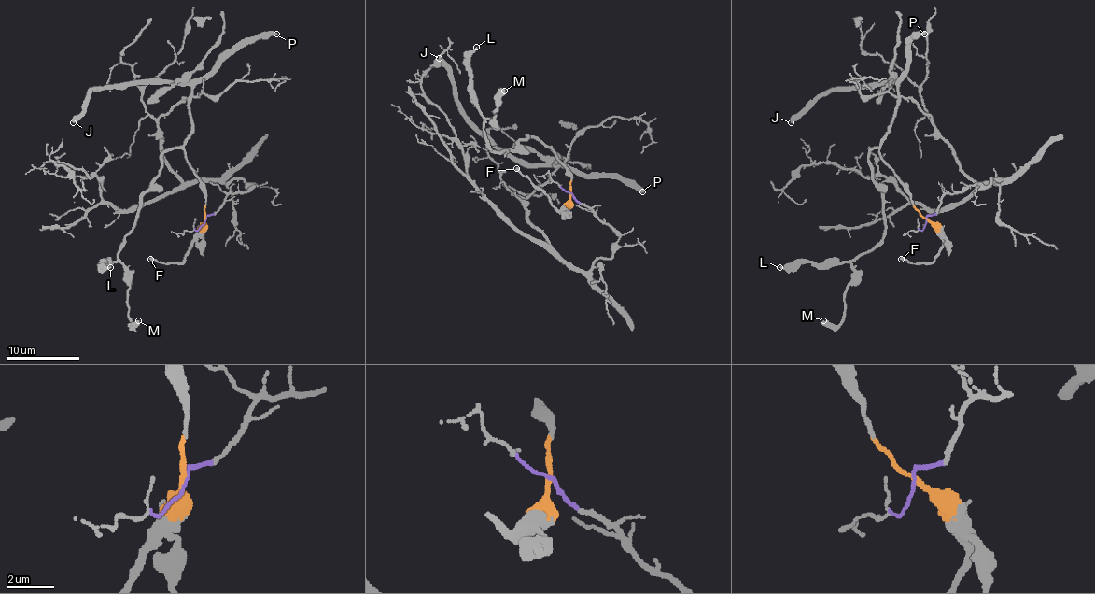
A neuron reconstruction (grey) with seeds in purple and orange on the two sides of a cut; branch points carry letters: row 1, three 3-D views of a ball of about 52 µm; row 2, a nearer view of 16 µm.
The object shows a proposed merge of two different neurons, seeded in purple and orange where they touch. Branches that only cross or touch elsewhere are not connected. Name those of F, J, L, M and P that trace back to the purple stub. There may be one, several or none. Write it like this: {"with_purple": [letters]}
{"with_purple": []}

